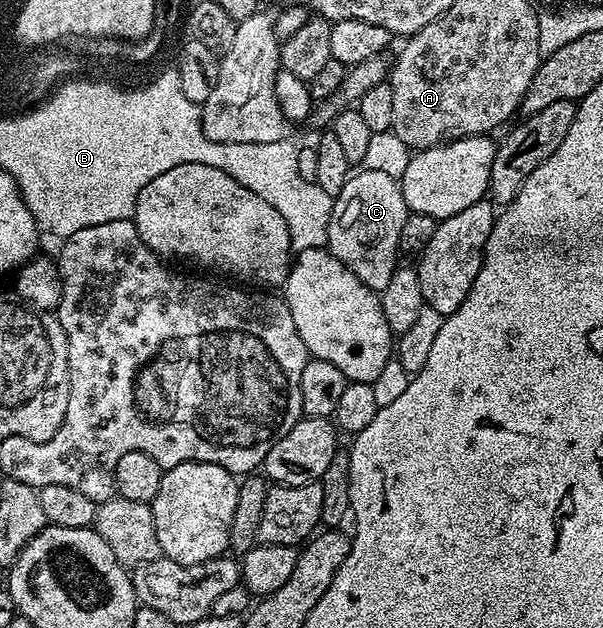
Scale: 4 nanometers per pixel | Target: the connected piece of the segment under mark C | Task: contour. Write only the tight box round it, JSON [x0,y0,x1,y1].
[326,170,408,293]

